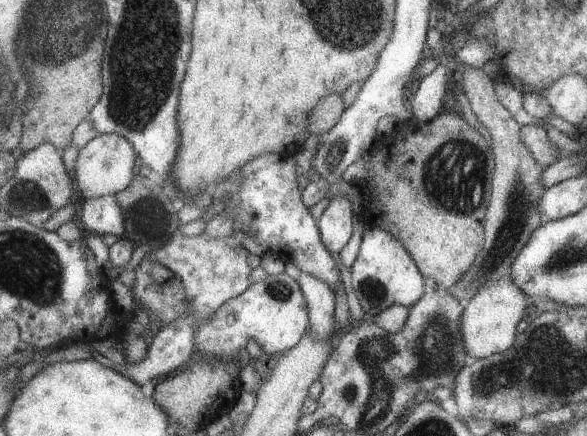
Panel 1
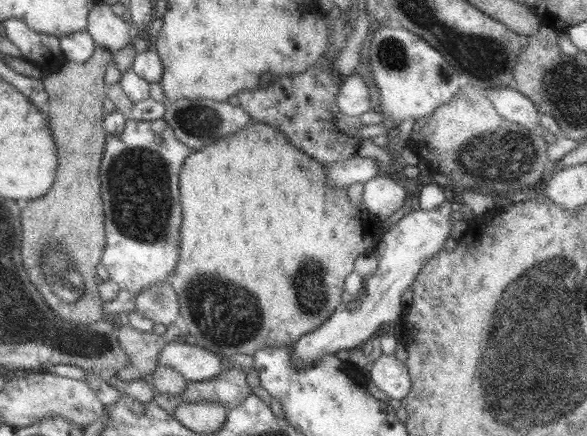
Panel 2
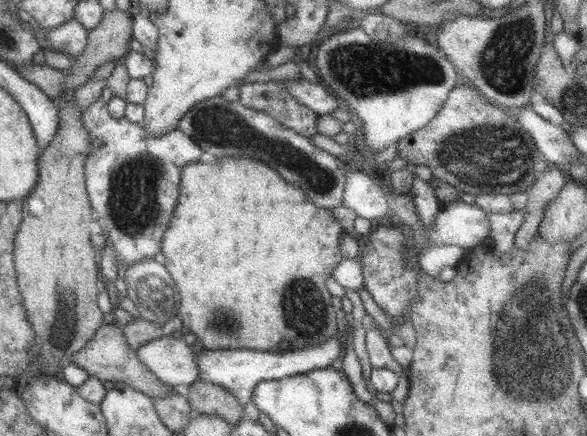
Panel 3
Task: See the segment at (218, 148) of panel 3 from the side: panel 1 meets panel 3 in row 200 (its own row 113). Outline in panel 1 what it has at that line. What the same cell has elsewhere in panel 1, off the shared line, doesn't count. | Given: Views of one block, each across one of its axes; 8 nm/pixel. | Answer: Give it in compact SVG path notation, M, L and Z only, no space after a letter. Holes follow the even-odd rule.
M329 93L315 102L315 106L307 116L308 137L316 137L325 134L335 126L338 117L343 112L341 95Z

